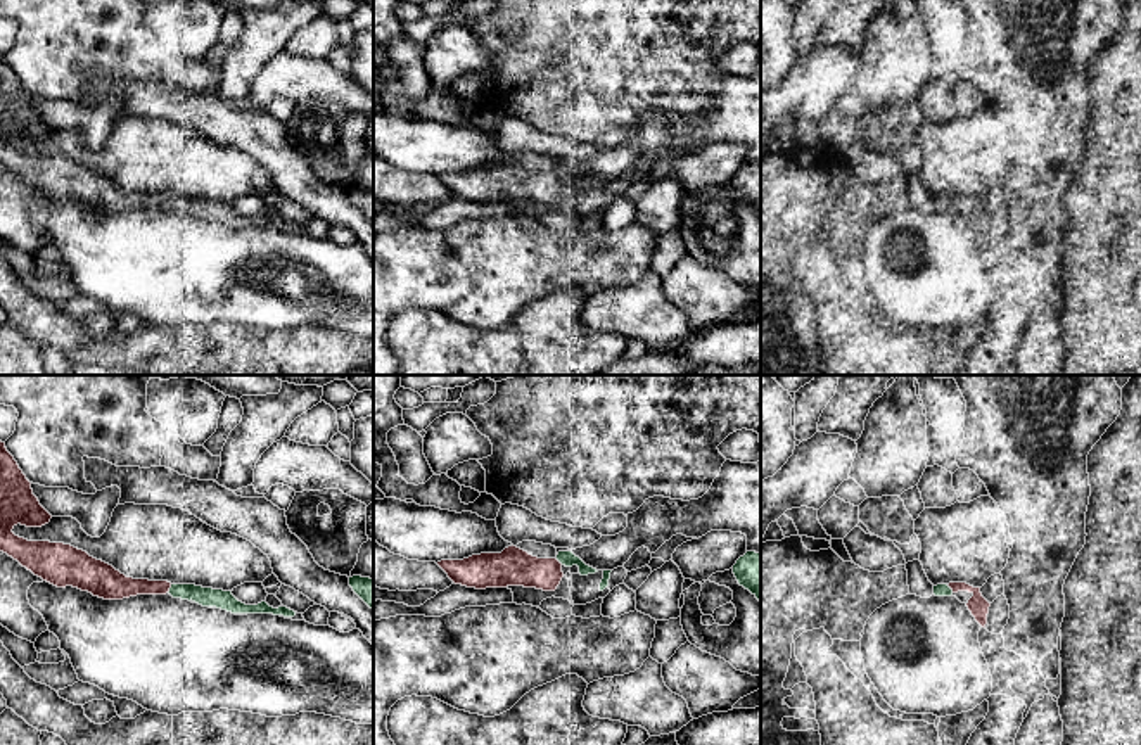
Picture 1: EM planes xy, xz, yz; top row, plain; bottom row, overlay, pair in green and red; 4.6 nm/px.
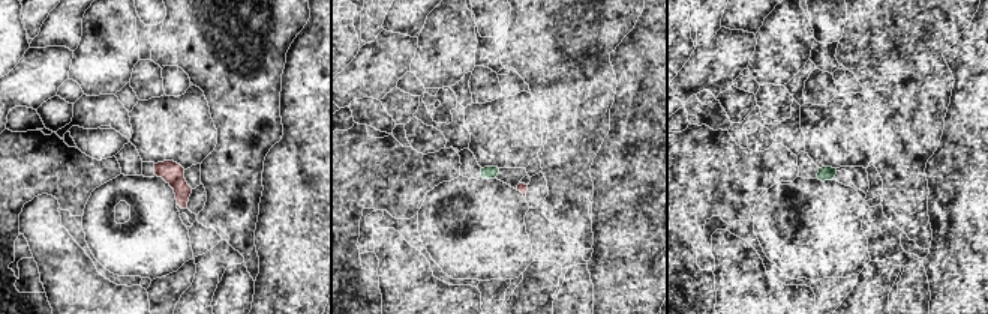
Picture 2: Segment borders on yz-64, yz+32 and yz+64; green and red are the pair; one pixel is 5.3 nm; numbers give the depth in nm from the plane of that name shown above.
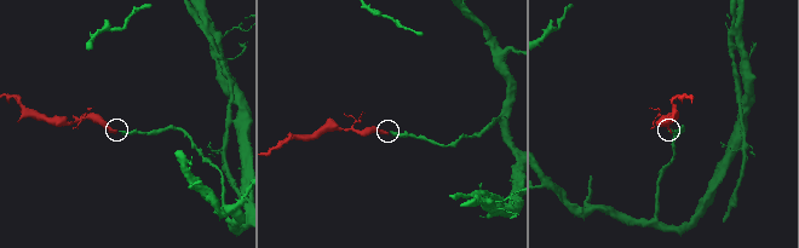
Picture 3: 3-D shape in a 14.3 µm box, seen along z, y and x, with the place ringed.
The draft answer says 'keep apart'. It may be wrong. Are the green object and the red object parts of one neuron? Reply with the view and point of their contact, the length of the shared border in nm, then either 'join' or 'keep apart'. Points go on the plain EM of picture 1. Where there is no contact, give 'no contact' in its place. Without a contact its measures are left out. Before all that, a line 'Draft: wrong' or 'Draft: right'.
Draft: wrong
meets green in xy at (170, 201); contact 50 nm long; join

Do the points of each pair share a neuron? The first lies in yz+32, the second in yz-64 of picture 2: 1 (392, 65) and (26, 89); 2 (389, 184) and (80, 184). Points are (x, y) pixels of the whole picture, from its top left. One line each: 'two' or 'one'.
1: one
2: one

